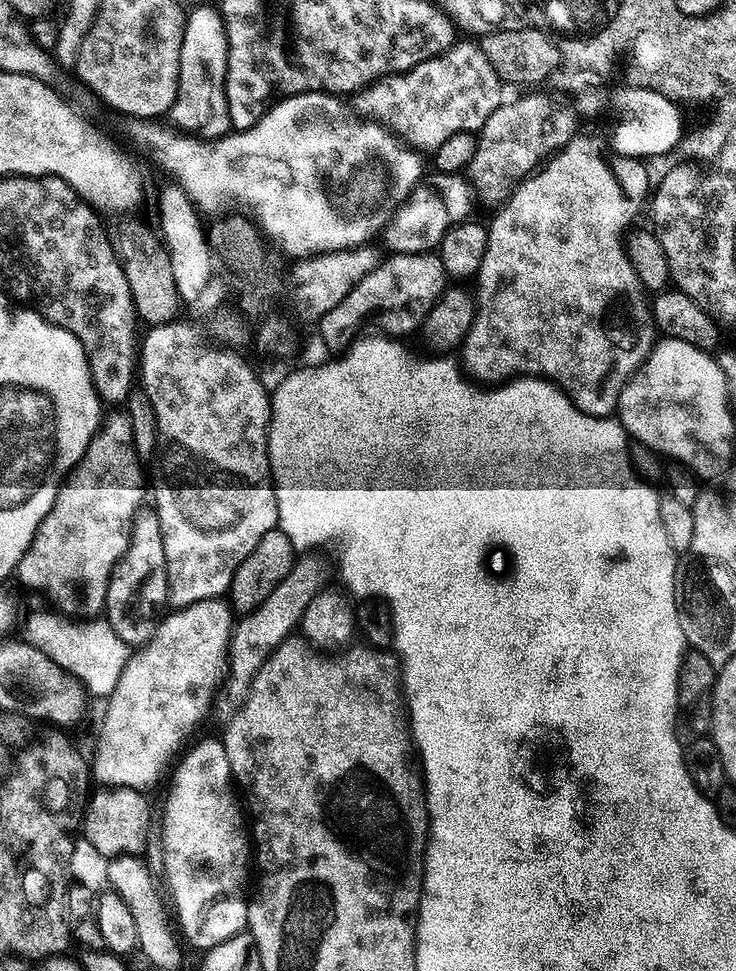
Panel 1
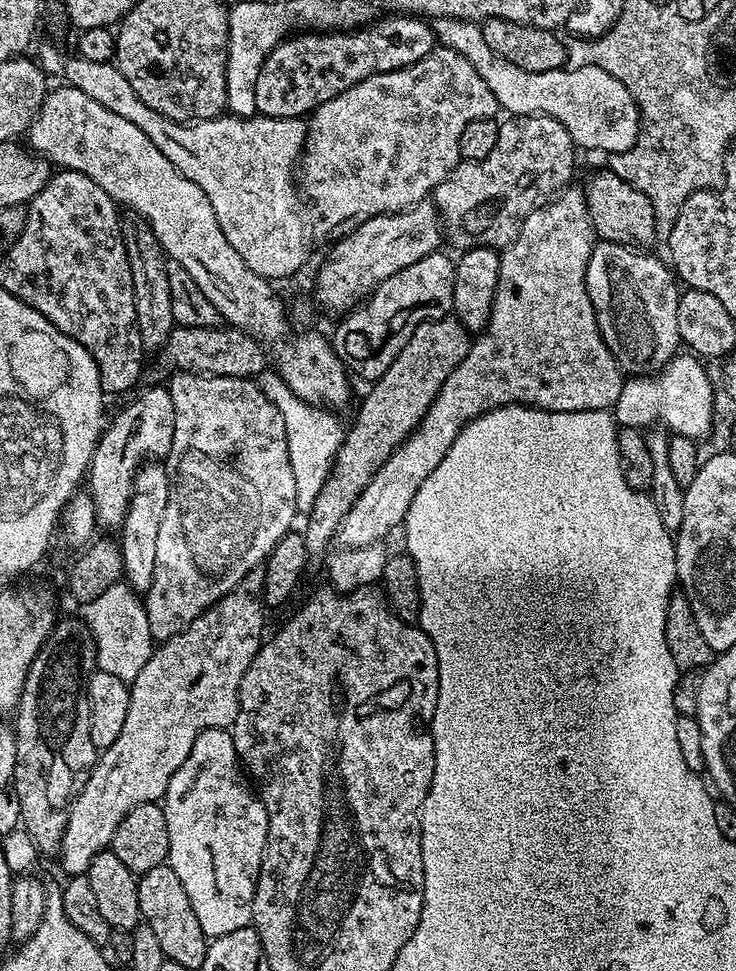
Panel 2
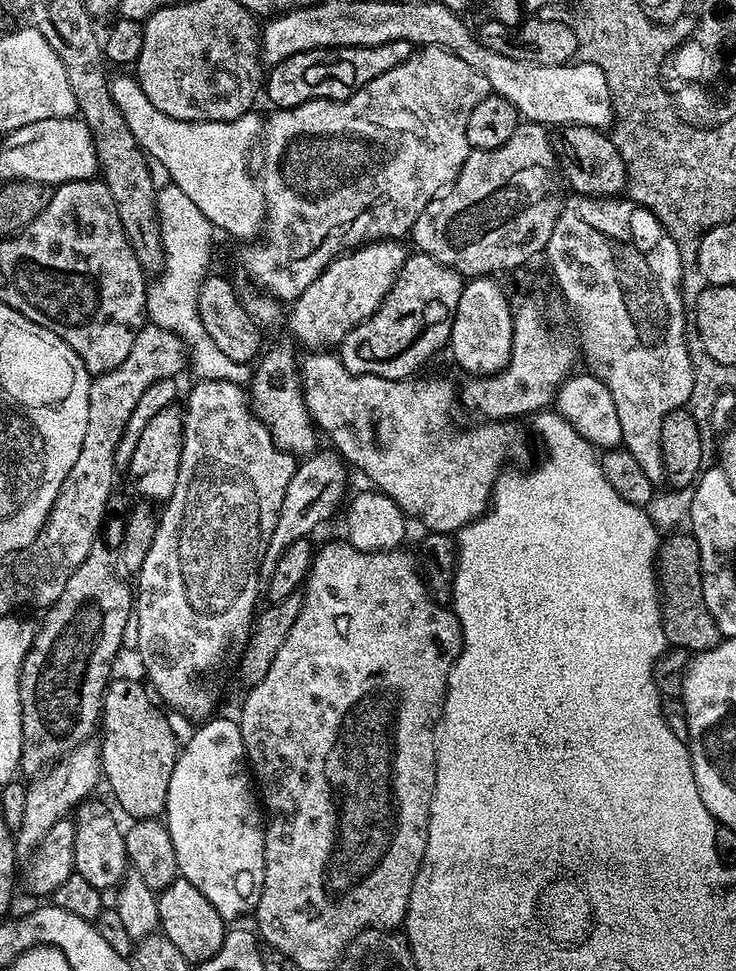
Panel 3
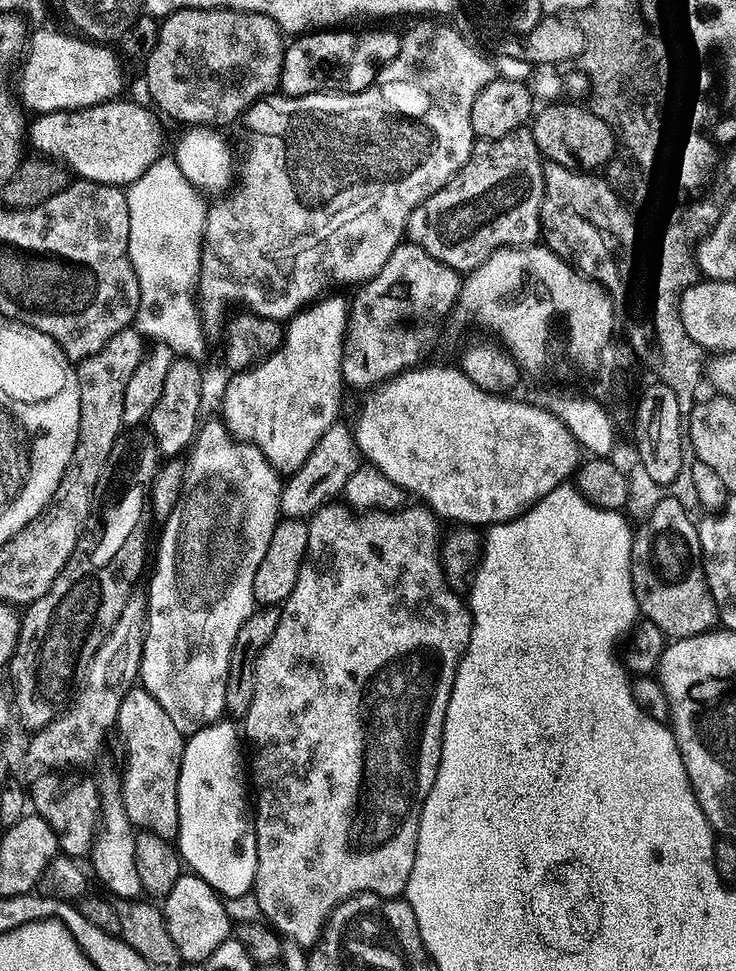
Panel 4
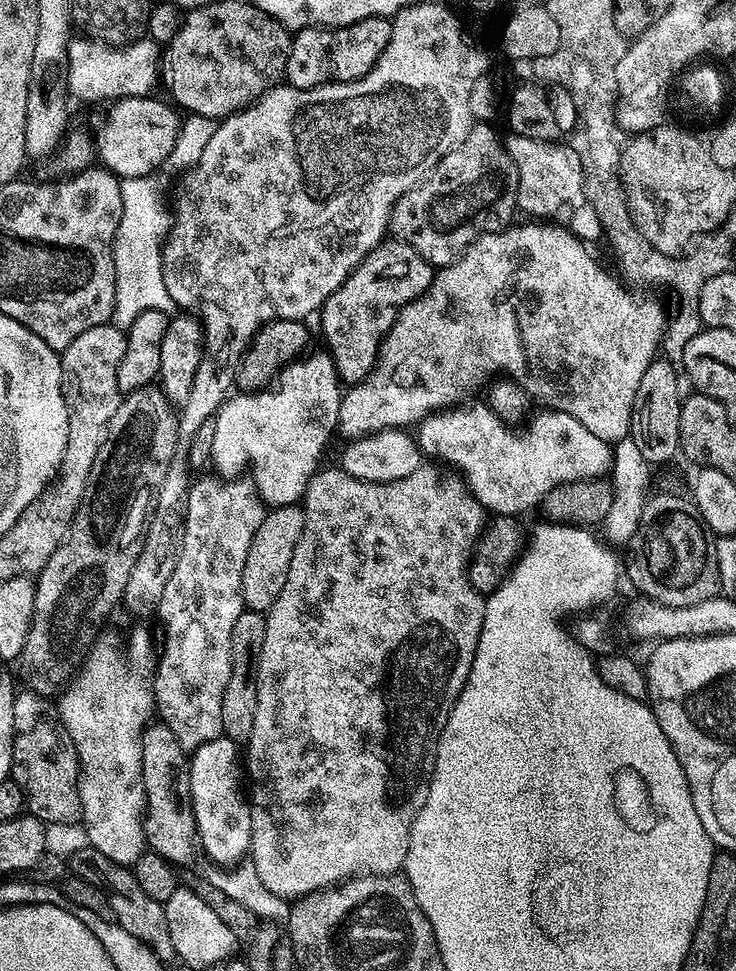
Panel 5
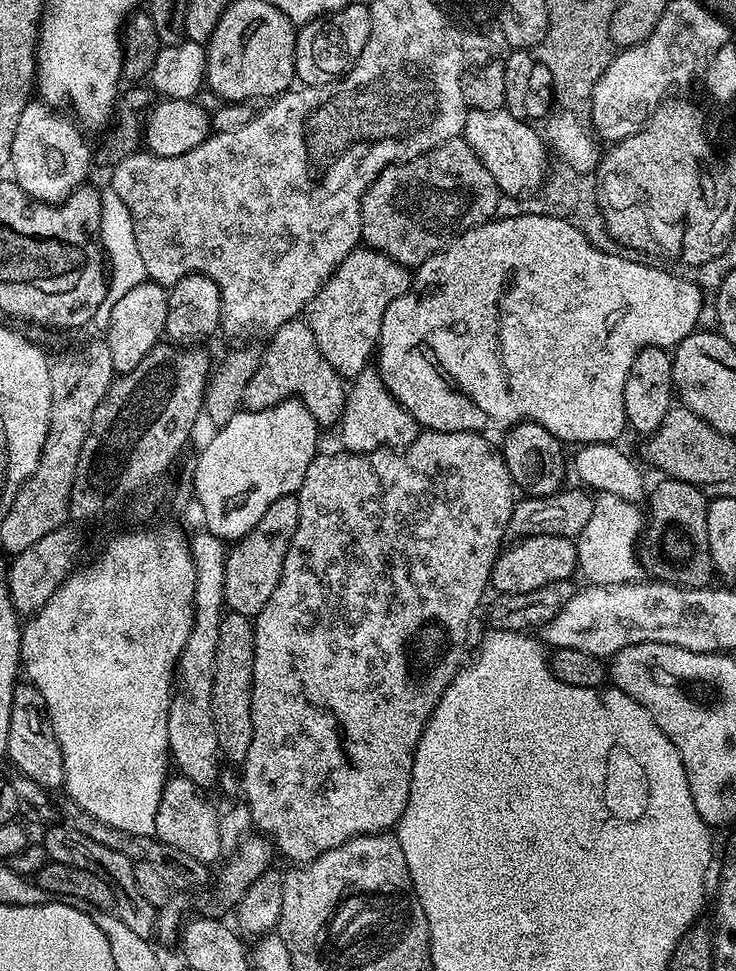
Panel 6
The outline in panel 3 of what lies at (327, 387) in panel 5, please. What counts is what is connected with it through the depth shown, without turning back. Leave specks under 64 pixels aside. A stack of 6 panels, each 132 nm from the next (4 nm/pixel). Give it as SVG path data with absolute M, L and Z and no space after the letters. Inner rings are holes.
M399 239L365 242L359 248L351 249L330 261L326 270L322 270L322 274L318 274L318 278L314 278L314 282L310 282L310 286L306 286L306 290L302 290L300 297L291 305L292 317L289 318L288 324L292 327L293 334L302 343L309 344L309 349L320 350L325 346L339 345L344 336L350 334L350 330L370 319L380 309L380 303L386 298L400 267L408 261L409 249L404 249L400 244L403 243ZM272 352L268 357L266 356L255 365L252 374L250 407L256 417L270 430L276 445L297 458L307 457L317 451L318 429L312 423L312 415L309 414L304 401L304 390L300 386L297 361L295 359L292 361L292 356L288 352Z

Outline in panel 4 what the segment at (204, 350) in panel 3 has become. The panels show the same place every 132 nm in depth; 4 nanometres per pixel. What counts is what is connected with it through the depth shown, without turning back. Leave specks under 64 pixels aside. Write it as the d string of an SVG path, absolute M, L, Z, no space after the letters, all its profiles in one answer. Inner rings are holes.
M168 154L161 155L159 160L152 163L150 170L146 170L146 174L139 176L133 184L127 185L126 195L130 210L128 257L134 266L134 274L138 274L140 291L134 327L149 341L170 346L170 350L177 357L203 361L205 325L202 323L194 293L200 277L200 247L204 241L204 219L208 213L206 200L203 200L205 197L201 189L188 181L178 162Z

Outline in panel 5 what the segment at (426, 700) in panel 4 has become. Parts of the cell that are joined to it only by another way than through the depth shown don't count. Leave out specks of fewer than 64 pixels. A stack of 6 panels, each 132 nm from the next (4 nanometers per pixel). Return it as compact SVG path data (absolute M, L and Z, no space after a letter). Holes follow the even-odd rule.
M432 462L421 463L420 468L414 470L414 474L406 474L404 478L398 478L392 482L359 480L350 474L346 474L344 469L339 466L333 466L333 468L324 466L310 478L308 489L304 492L302 538L298 538L298 546L294 546L294 558L290 558L290 574L286 574L286 586L282 586L282 594L278 594L274 606L268 608L264 617L266 642L262 642L260 665L256 671L258 698L254 710L254 730L246 741L246 776L250 781L250 803L252 806L250 810L250 818L252 819L250 822L250 830L252 831L250 863L257 872L258 878L262 878L262 883L266 885L267 890L272 890L274 894L280 897L299 898L309 896L311 892L318 892L321 888L329 888L355 874L396 874L403 869L406 850L408 849L408 829L412 827L413 818L420 812L421 801L417 799L418 793L427 785L430 779L430 765L436 758L436 741L440 732L444 729L445 722L448 721L450 710L454 706L466 678L470 674L470 666L474 662L474 654L478 650L478 638L482 634L485 597L478 590L474 590L474 586L470 582L468 562L472 558L477 540L480 539L486 527L486 519L484 520L486 509L480 505L478 498L474 498L474 494L468 489L463 475L452 470L440 473L434 465L428 463Z

